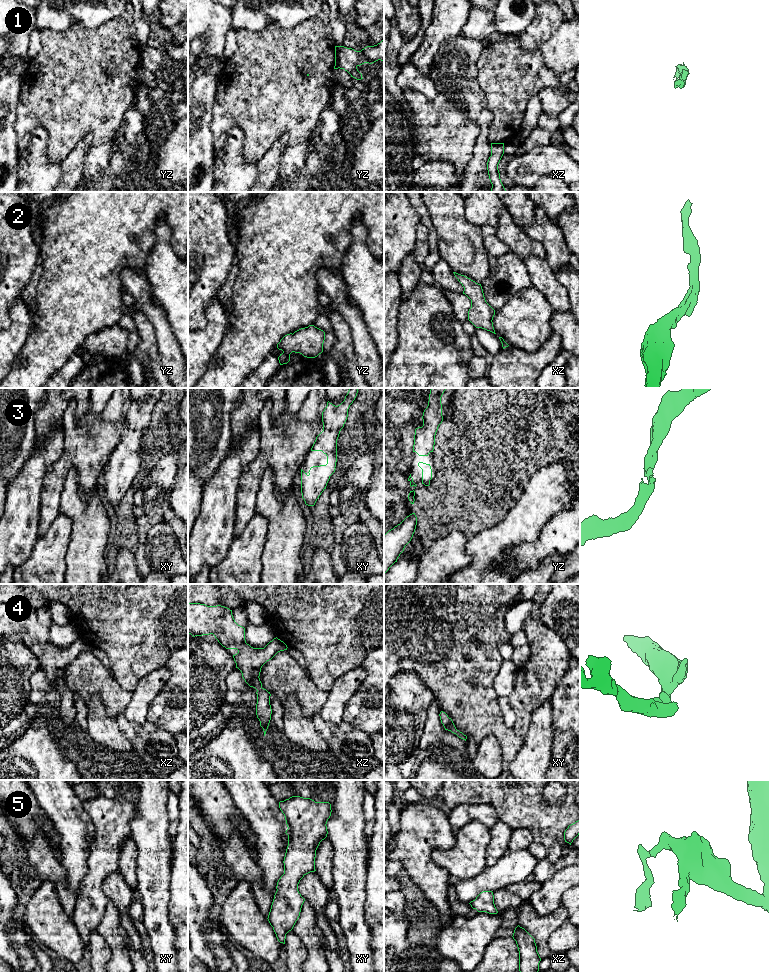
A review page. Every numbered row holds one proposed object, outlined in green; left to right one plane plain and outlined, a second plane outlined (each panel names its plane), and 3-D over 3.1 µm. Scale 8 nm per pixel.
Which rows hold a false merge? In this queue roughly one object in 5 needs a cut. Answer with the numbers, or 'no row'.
no row

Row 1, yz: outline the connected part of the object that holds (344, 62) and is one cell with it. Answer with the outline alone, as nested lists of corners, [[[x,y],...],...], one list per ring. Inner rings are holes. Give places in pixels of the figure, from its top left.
[[[384,40],[374,46],[367,46],[361,51],[344,46],[335,46],[335,66],[334,69],[344,69],[351,77],[361,80],[362,74],[357,67],[378,60],[384,61]]]

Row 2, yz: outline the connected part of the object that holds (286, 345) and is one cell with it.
[[[314,325],[301,328],[293,334],[285,335],[277,344],[283,353],[278,357],[280,365],[290,361],[292,352],[300,353],[307,358],[315,358],[323,352],[325,332]]]

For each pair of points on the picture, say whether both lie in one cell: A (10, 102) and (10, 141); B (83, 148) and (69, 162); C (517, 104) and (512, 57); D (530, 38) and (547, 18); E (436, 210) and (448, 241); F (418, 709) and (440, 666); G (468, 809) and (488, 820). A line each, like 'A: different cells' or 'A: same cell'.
A: same cell
B: same cell
C: same cell
D: same cell
E: same cell
F: different cells
G: same cell

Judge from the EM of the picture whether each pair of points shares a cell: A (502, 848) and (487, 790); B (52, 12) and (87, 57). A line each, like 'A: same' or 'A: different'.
A: different
B: different

